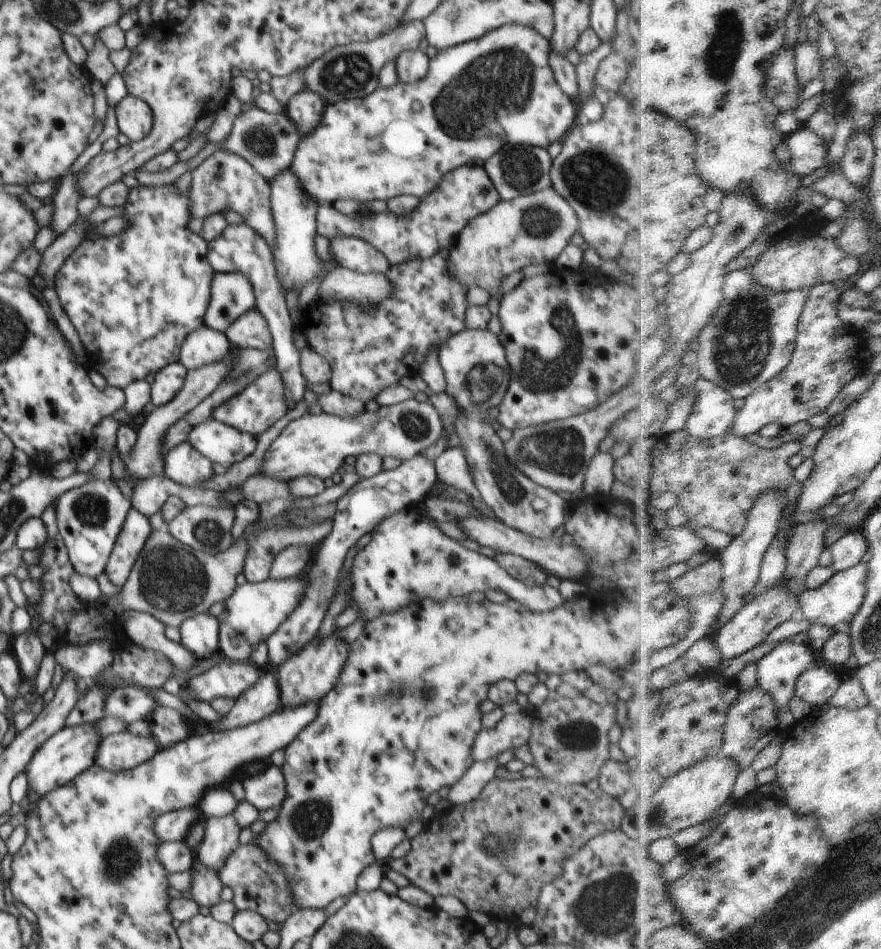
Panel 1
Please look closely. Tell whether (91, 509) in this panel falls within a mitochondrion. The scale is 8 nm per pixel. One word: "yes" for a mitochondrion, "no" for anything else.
yes

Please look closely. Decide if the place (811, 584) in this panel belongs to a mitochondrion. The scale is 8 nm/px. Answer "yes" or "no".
no

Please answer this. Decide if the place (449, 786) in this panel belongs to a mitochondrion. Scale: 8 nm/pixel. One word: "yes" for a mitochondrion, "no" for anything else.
no

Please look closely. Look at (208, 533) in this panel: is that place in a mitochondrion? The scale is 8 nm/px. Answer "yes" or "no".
yes

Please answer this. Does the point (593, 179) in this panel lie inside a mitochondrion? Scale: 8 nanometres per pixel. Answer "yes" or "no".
yes

